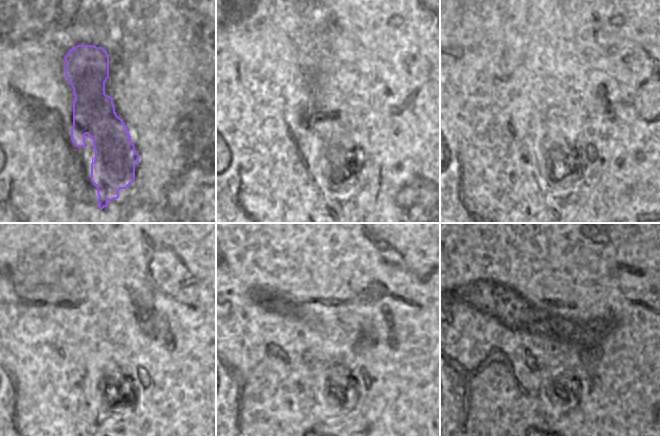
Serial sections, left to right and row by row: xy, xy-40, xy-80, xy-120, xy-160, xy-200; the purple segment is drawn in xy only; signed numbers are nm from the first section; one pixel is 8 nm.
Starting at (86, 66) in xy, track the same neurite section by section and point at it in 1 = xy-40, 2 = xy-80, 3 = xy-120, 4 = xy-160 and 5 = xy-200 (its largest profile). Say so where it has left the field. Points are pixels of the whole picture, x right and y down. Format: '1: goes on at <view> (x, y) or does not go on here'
1: goes on at xy-40 (337, 168)
2: goes on at xy-80 (562, 163)
3: goes on at xy-120 (114, 383)
4: goes on at xy-160 (333, 376)
5: goes on at xy-200 (555, 378)

